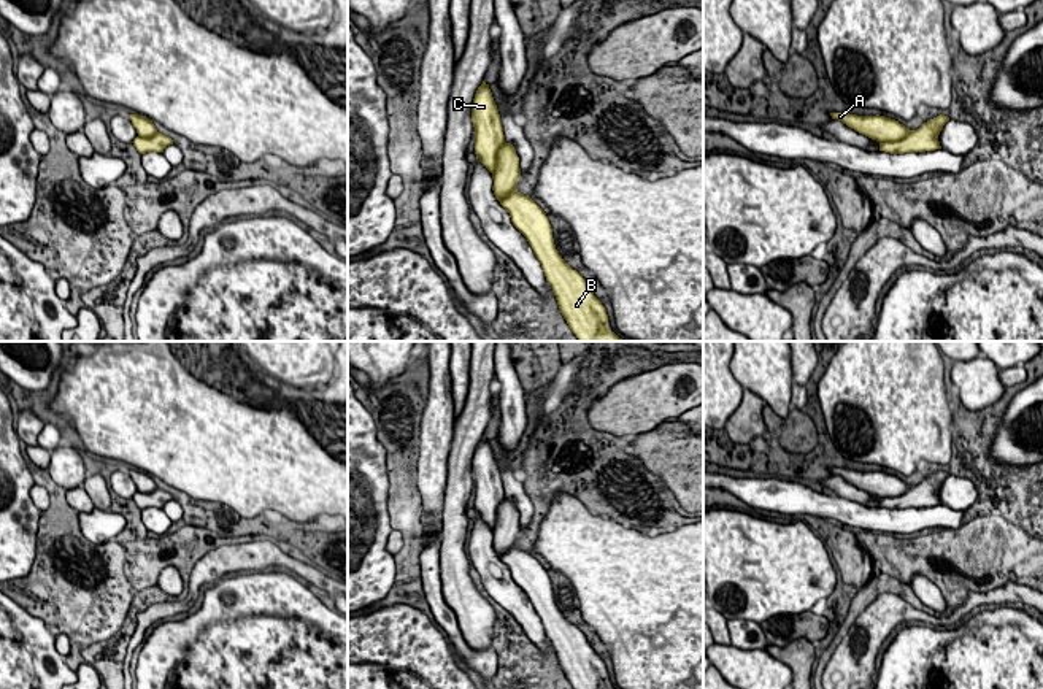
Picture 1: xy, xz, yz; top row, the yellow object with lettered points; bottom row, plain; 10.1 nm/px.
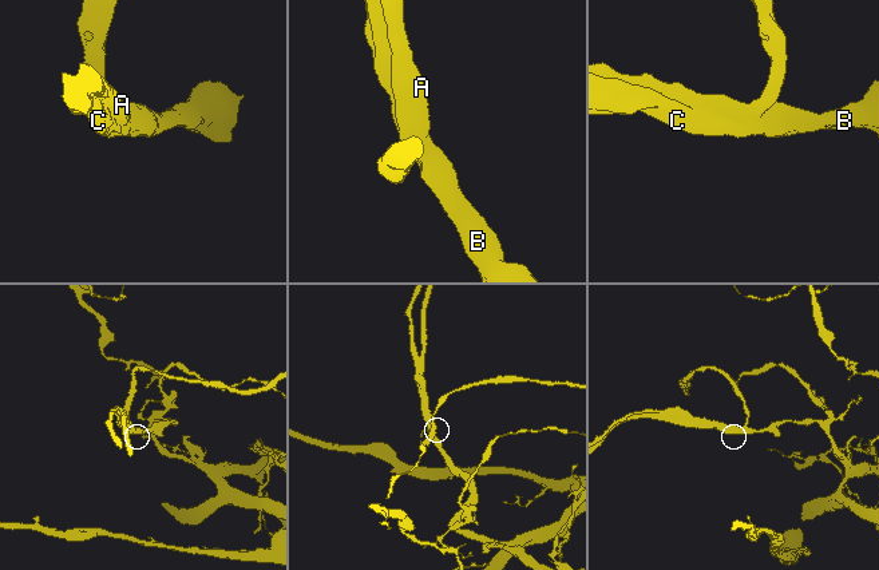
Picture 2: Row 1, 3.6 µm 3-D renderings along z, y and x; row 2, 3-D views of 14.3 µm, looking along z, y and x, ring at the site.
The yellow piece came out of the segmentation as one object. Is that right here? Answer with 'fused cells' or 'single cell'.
fused cells

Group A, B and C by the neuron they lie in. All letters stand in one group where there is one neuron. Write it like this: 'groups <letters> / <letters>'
groups A / B C

